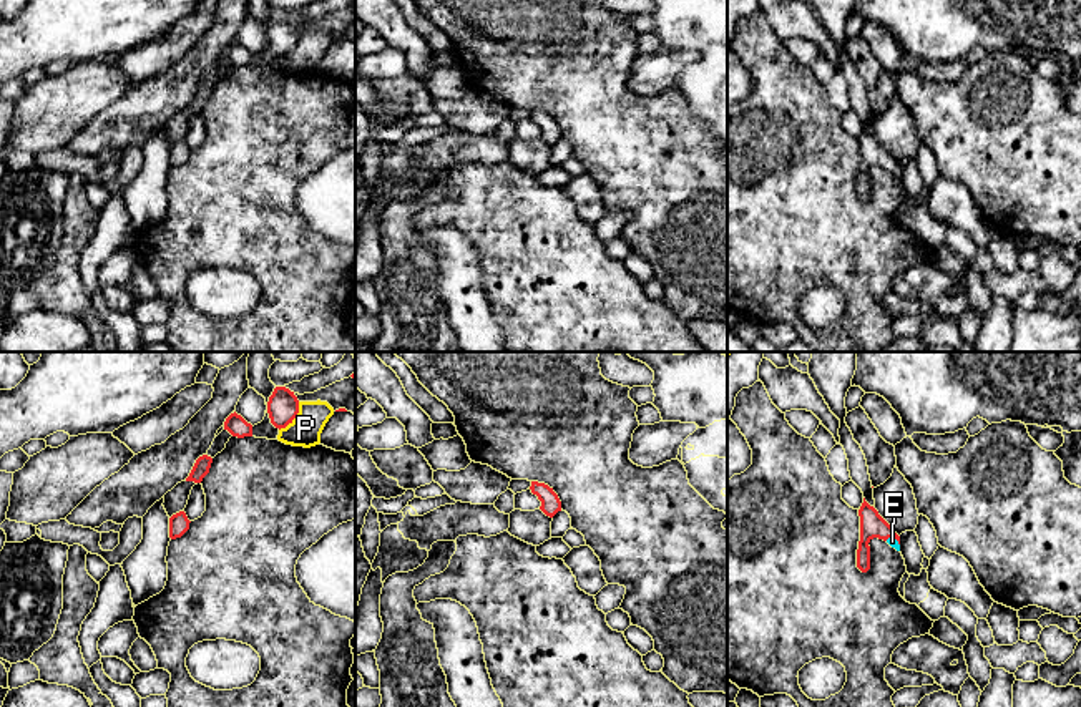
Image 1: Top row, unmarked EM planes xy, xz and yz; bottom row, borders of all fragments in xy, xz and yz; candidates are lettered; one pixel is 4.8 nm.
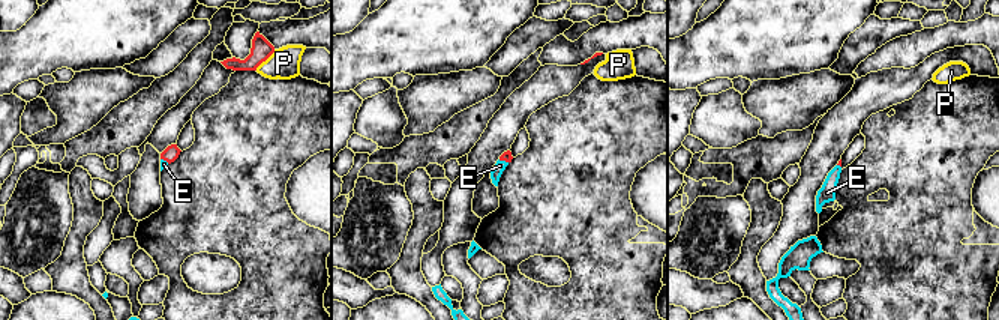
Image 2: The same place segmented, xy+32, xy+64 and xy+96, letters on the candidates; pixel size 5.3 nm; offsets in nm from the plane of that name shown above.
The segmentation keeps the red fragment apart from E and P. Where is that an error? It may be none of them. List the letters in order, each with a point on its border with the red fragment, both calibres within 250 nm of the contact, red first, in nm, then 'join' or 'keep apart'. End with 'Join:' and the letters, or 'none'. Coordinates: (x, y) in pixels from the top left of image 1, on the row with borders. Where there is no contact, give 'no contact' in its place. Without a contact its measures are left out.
E: yz (894, 536) | 120/50 nm | join
P: xy (294, 417) | 160/150 nm | keep apart
Join: E

